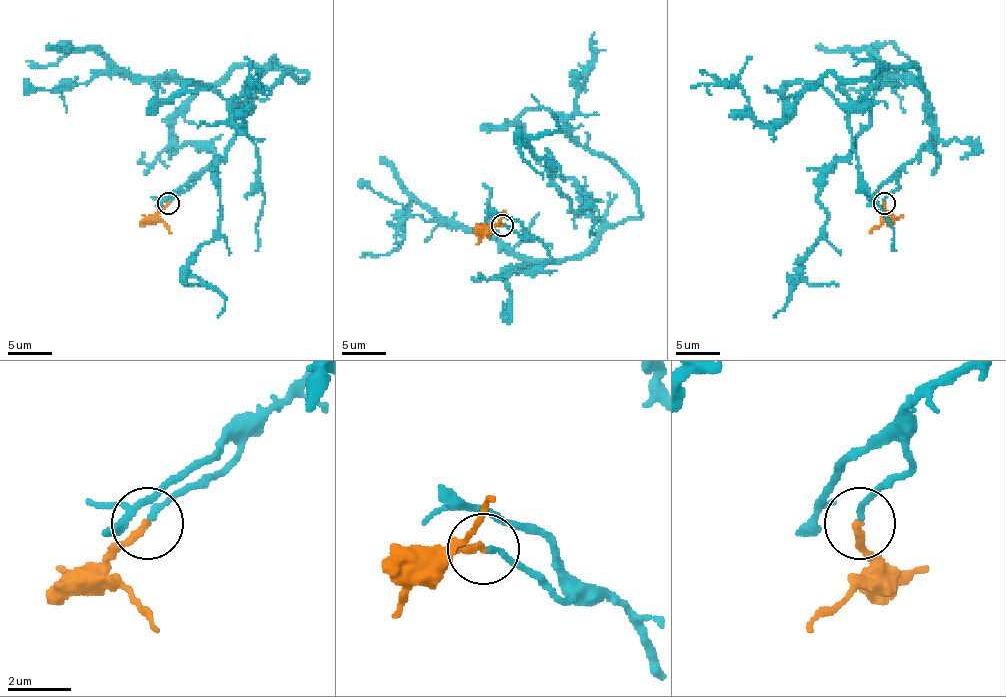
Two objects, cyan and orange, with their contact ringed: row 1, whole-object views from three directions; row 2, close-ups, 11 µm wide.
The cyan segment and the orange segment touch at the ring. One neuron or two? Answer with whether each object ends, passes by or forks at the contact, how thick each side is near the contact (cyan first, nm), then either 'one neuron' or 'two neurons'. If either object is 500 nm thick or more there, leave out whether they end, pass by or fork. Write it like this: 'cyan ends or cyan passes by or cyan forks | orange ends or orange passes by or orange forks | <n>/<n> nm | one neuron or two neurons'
cyan passes by | orange ends | 120/240 nm | one neuron

